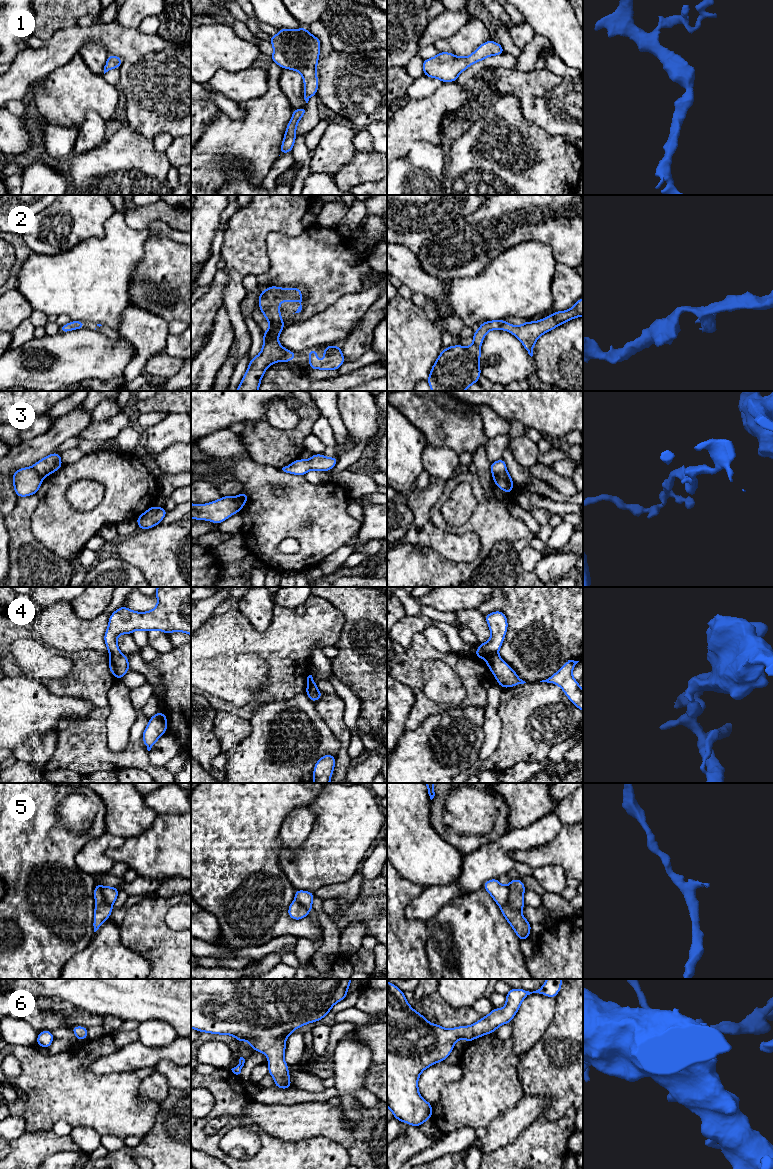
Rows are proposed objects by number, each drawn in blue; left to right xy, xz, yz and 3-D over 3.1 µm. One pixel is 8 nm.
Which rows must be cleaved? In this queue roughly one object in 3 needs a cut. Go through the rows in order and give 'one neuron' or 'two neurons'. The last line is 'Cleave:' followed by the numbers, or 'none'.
1: one neuron
2: one neuron
3: two neurons
4: two neurons
5: two neurons
6: one neuron
Cleave: 3, 4, 5

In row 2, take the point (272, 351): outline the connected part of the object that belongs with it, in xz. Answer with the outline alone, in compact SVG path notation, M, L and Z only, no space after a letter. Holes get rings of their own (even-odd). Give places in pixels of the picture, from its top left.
M270 286L260 292L258 305L265 319L270 323L269 329L263 332L261 352L249 360L249 366L236 391L258 391L261 379L267 368L275 362L288 363L296 359L296 352L289 351L278 343L281 331L285 328L281 318L280 305L283 301L300 303L297 311L302 310L302 290L300 288L280 288Z

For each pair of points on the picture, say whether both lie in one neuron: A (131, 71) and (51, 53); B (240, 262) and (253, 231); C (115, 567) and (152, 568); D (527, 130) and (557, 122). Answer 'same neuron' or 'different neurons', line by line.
A: same neuron
B: same neuron
C: different neurons
D: different neurons

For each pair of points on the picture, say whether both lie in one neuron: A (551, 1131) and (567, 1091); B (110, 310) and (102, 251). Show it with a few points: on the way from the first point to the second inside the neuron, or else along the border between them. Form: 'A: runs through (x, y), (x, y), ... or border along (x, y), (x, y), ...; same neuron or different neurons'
A: border along (572, 1107), (557, 1120), (549, 1120), (543, 1114); different neurons
B: runs through (102, 295), (102, 266); same neuron

